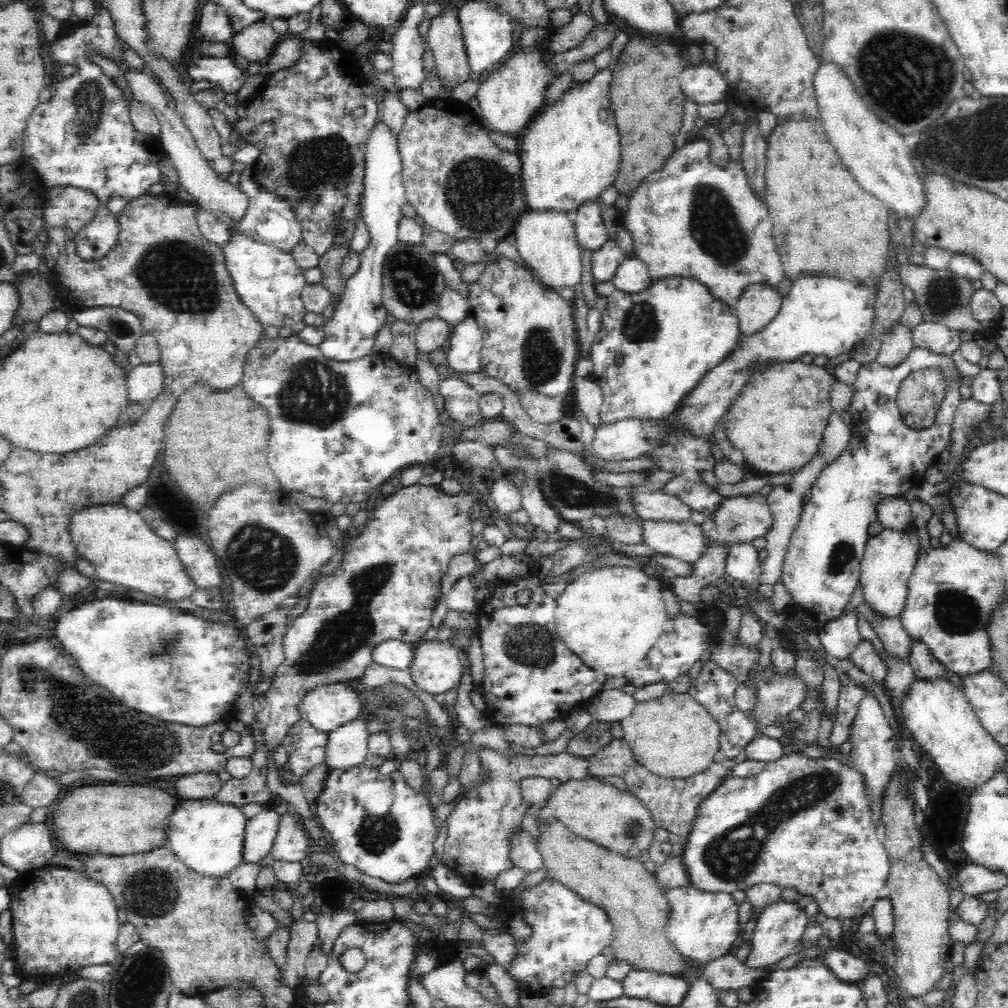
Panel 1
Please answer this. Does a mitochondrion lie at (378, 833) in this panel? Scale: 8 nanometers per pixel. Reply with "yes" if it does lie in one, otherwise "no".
yes

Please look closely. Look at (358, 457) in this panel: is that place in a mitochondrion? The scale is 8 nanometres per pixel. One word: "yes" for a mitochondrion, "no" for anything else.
no

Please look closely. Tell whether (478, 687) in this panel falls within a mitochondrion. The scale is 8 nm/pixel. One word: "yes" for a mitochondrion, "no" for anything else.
no

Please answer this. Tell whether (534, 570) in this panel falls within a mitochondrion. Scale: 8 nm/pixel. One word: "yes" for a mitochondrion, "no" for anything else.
no

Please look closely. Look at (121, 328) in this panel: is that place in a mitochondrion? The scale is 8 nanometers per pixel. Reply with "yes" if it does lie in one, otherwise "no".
yes

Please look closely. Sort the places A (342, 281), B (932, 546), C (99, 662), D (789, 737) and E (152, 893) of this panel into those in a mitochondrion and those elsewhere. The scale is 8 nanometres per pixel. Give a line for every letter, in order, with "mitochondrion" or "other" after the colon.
A: other
B: other
C: other
D: other
E: mitochondrion

